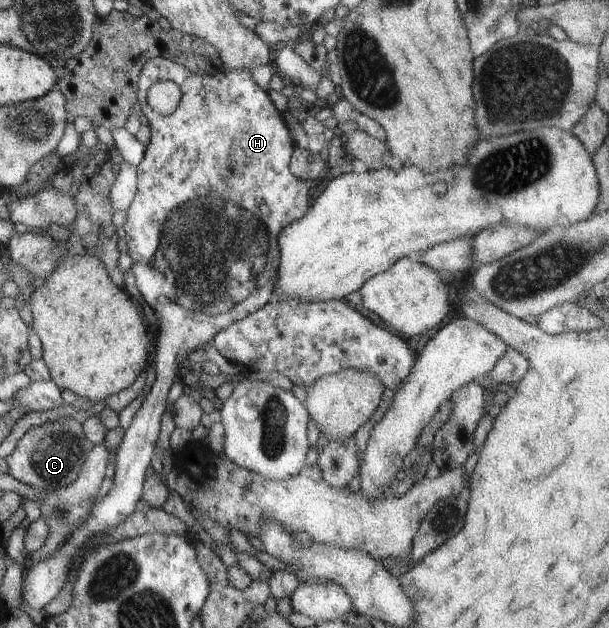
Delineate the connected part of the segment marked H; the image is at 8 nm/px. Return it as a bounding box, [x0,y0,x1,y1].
[20,56,311,612]

